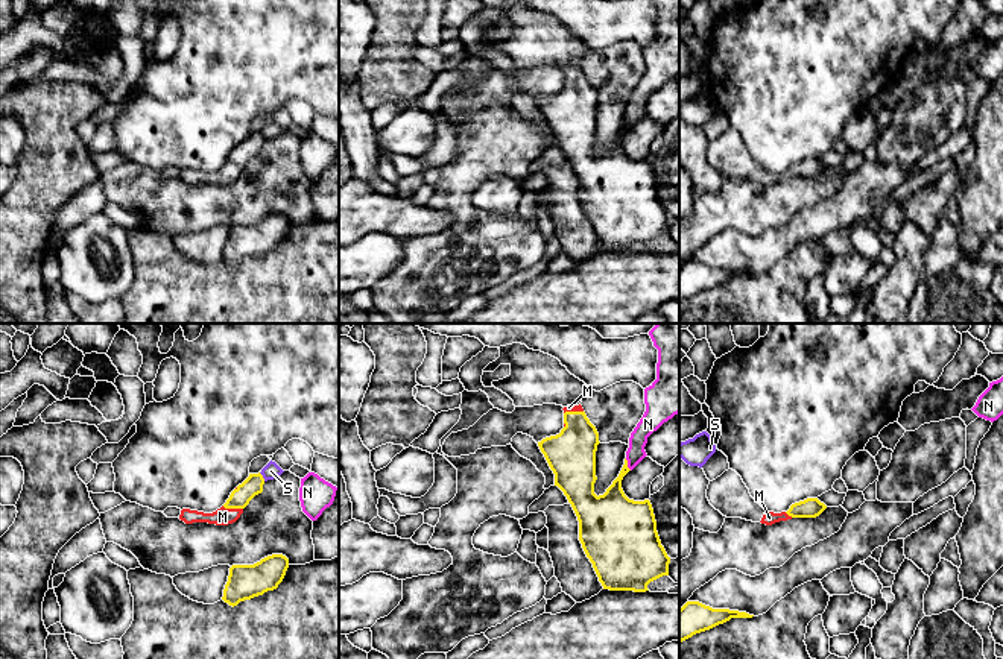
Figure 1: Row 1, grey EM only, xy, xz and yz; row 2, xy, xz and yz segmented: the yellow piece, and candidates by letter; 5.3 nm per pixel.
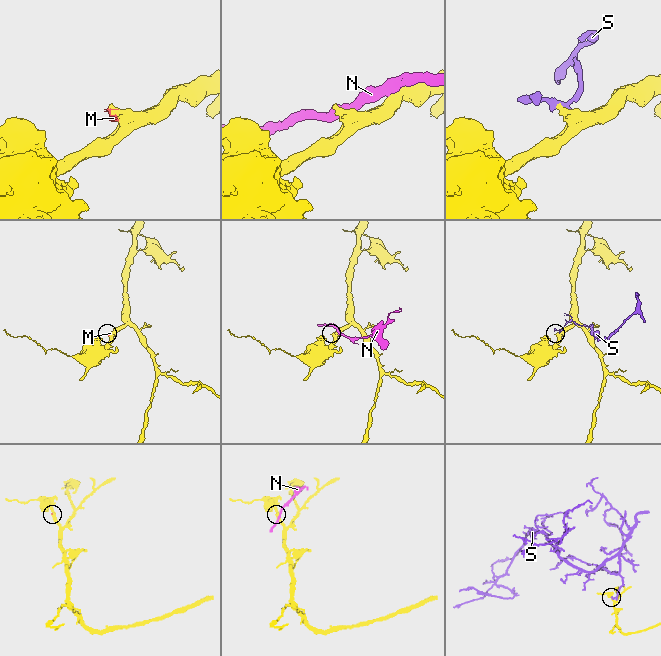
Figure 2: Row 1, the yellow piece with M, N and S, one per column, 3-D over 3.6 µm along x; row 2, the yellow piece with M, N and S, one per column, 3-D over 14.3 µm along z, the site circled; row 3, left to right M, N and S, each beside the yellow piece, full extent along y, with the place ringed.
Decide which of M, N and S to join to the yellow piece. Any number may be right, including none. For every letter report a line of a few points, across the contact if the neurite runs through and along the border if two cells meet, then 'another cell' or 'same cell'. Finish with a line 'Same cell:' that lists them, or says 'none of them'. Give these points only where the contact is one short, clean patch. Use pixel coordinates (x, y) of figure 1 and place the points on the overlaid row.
M: line xy (240, 497), (233, 507), (222, 517); same cell
N: another cell
S: line xy (259, 472), (265, 480); another cell
Same cell: M

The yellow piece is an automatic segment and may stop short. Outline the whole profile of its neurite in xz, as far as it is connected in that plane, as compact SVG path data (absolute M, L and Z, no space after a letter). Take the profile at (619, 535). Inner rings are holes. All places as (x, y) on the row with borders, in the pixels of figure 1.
M512 343L498 349L500 357L489 363L483 372L494 372L500 364L511 366L511 375L492 381L492 386L506 393L515 407L543 404L564 407L564 428L559 434L538 442L538 446L555 474L555 486L564 492L577 516L579 541L603 589L649 591L647 585L650 582L669 575L670 557L661 545L650 501L629 500L622 489L622 480L631 471L626 459L619 477L606 492L599 497L594 493L594 483L597 480L596 451L600 442L596 427L590 422L581 405L588 390L587 384L571 375L558 358L529 349L526 345Z

